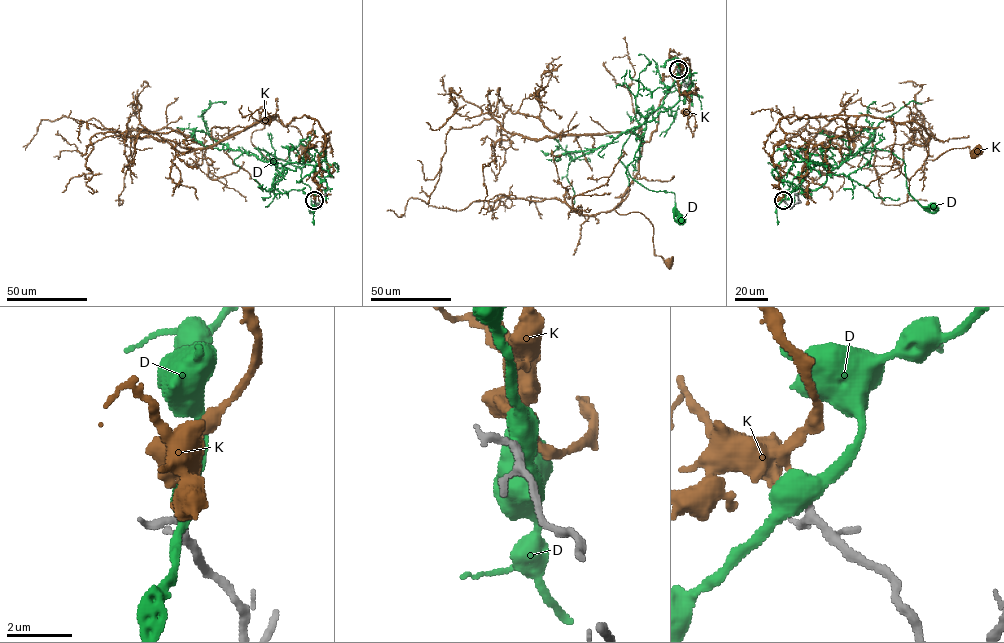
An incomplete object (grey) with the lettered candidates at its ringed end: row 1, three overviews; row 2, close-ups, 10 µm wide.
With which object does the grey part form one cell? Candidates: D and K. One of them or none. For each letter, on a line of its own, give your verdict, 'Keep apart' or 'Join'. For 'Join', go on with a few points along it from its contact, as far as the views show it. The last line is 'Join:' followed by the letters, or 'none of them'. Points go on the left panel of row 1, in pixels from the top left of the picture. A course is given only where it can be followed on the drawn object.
D: Keep apart
K: Join. Its course: (314, 200), (319, 122), (277, 115), (252, 133), (269, 159), (302, 150)
Join: K

